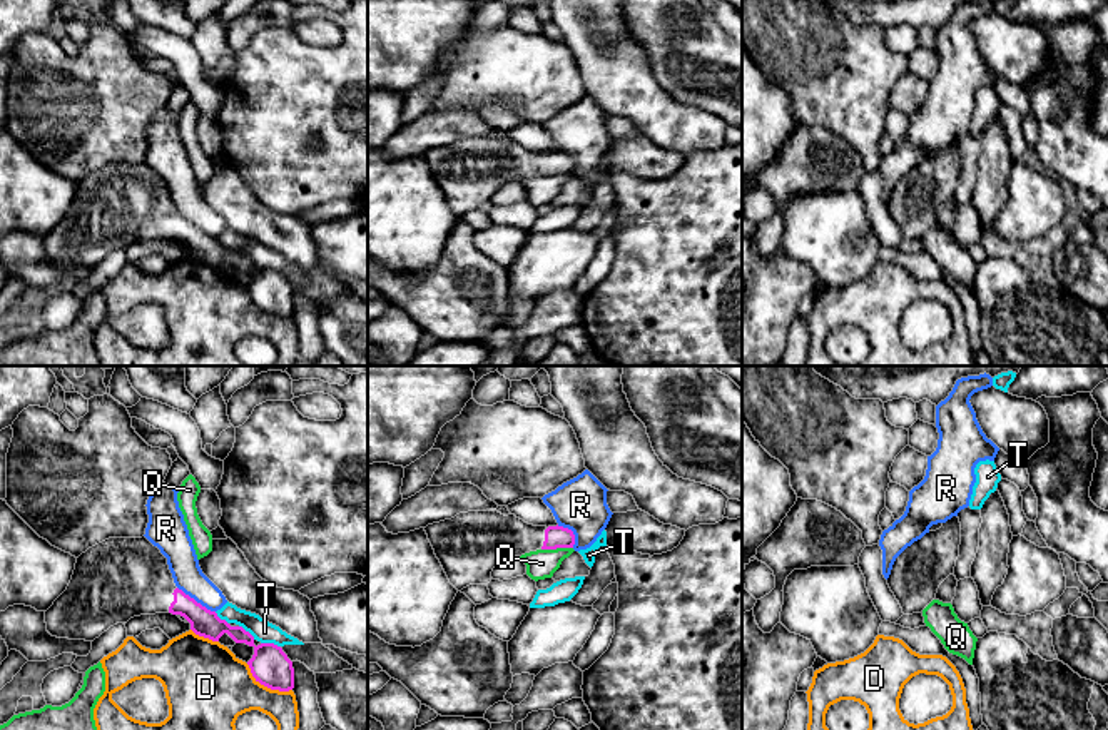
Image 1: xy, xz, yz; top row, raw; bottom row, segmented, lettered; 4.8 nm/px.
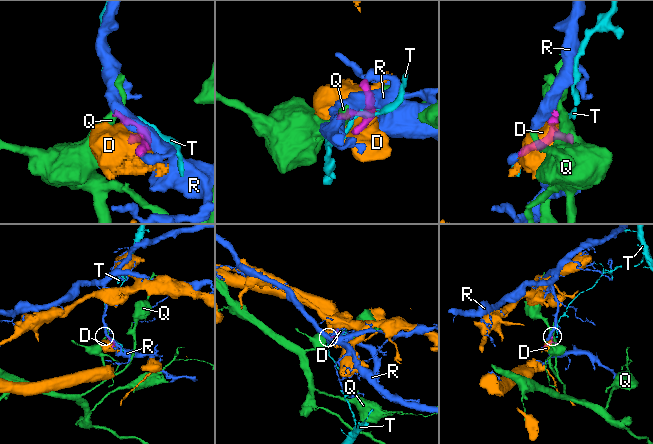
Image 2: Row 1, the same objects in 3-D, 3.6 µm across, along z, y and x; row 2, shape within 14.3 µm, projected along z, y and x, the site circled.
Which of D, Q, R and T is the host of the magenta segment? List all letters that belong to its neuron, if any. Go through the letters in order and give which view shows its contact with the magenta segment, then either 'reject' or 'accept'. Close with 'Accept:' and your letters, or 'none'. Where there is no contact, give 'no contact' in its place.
D: xy | reject
Q: xz | reject
R: xy | reject
T: xy | reject
Accept: none

